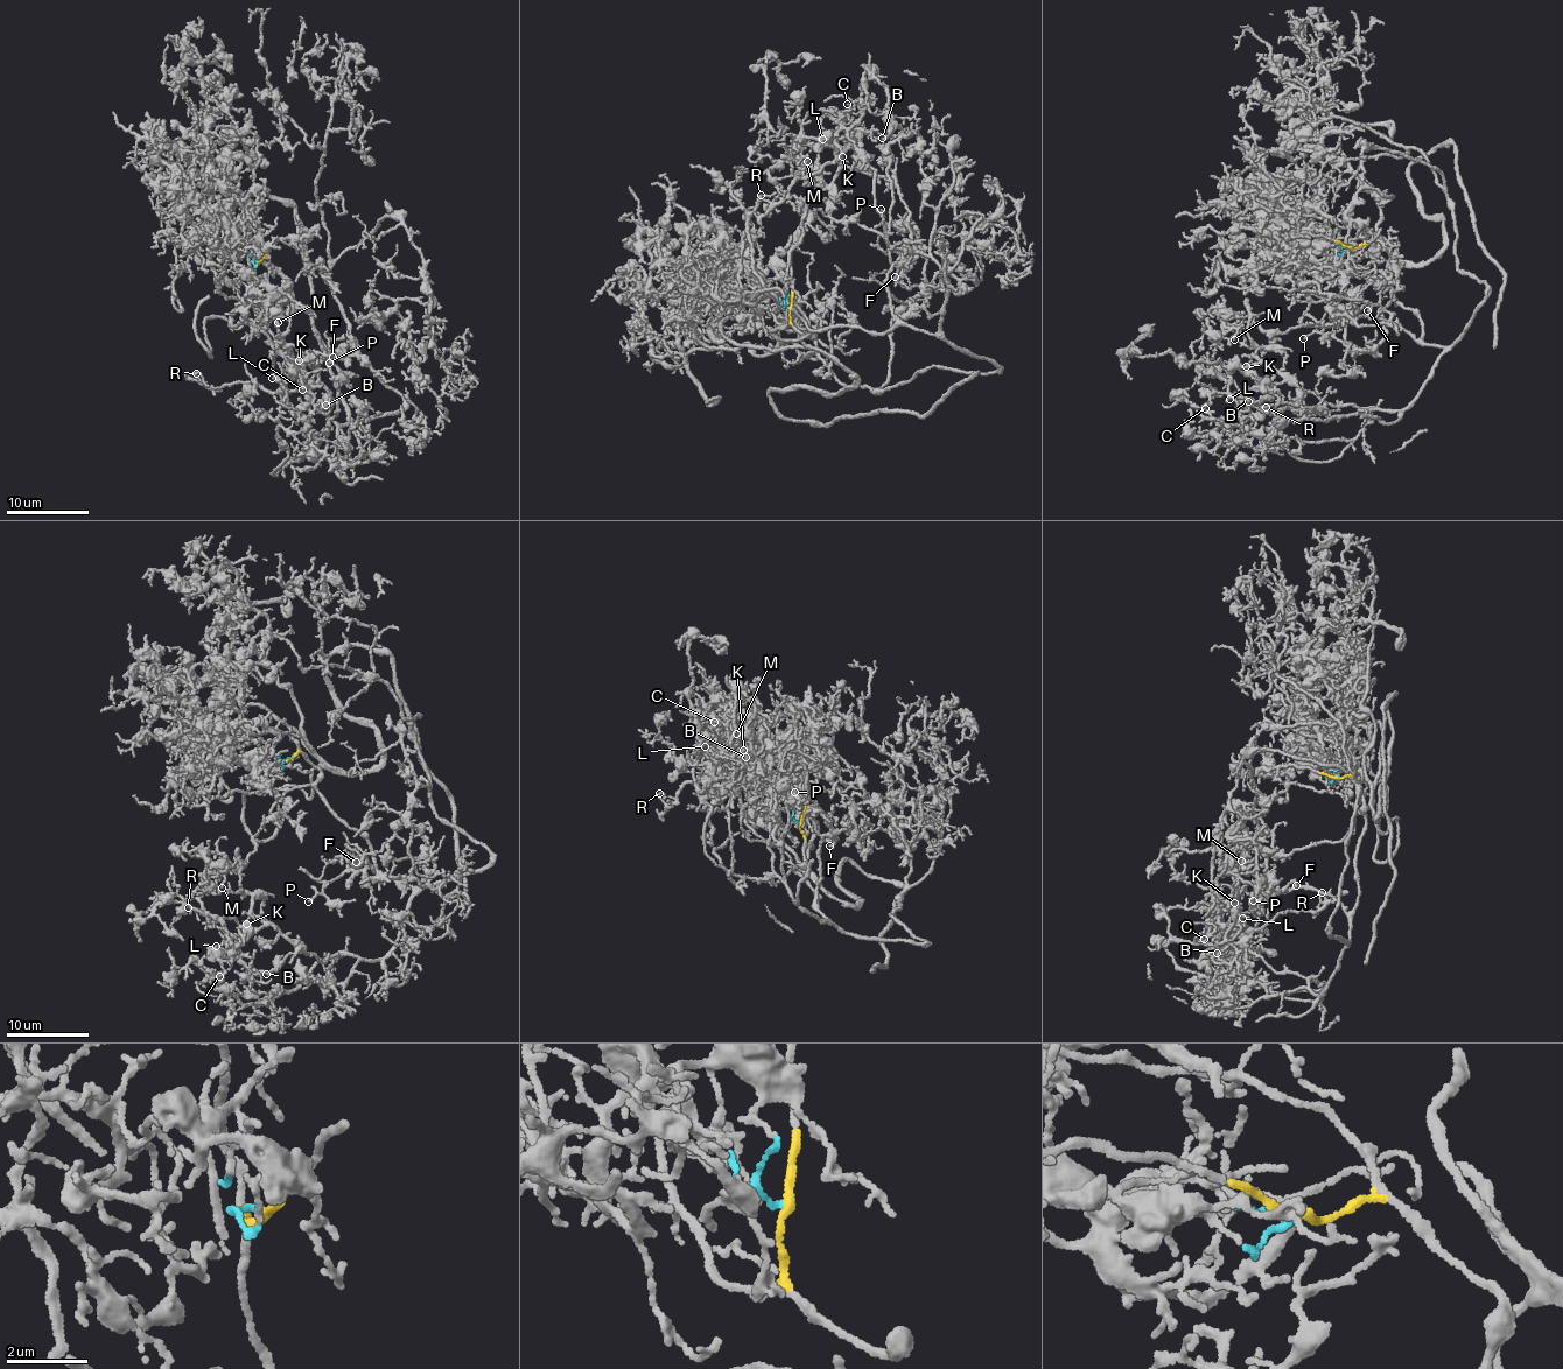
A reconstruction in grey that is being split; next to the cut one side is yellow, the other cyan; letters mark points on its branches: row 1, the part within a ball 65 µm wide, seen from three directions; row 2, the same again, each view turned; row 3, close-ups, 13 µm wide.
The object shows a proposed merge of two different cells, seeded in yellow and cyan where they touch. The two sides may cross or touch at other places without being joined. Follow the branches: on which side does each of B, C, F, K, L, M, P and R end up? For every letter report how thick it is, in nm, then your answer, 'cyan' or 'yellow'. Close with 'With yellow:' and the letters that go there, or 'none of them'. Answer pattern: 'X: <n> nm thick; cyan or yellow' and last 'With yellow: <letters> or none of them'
B: 110 nm thick; yellow
C: 140 nm thick; yellow
F: 150 nm thick; yellow
K: 170 nm thick; yellow
L: 90 nm thick; yellow
M: 110 nm thick; yellow
P: 140 nm thick; yellow
R: 130 nm thick; yellow
With yellow: B, C, F, K, L, M, P, R

